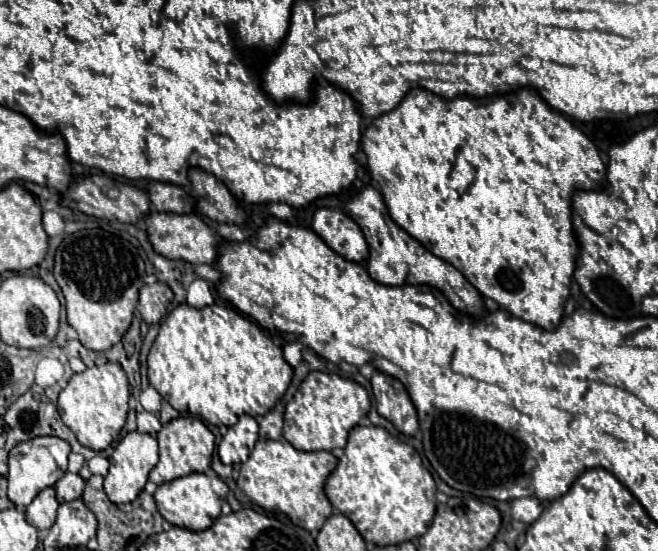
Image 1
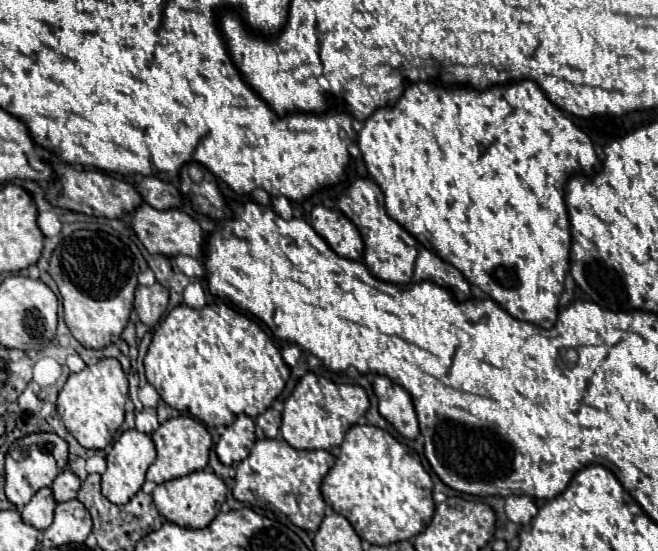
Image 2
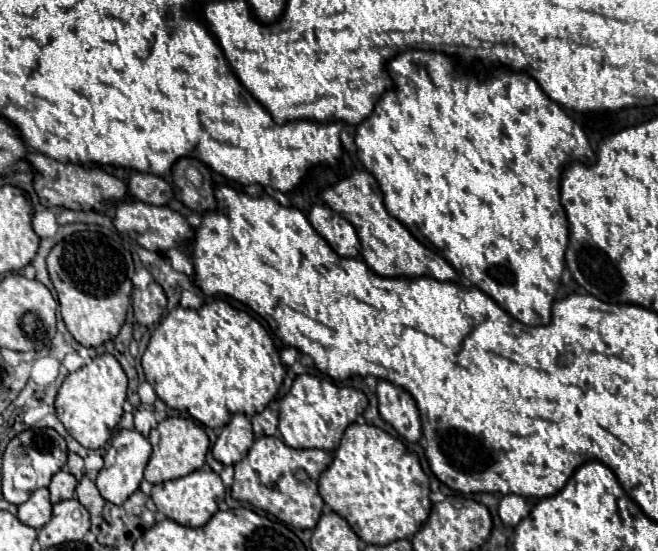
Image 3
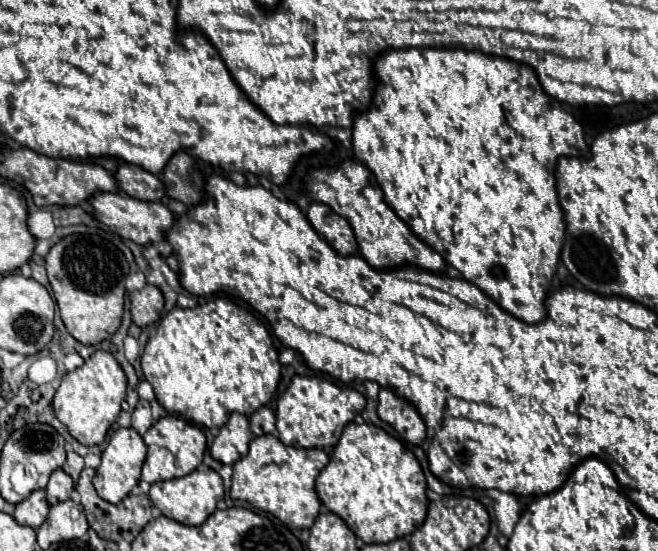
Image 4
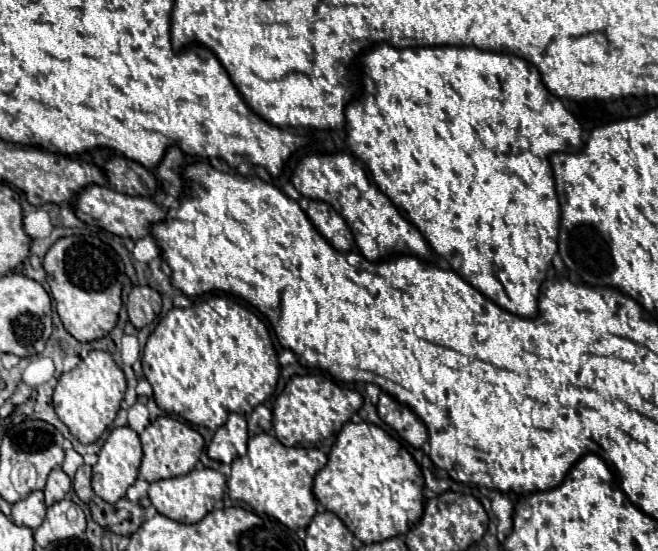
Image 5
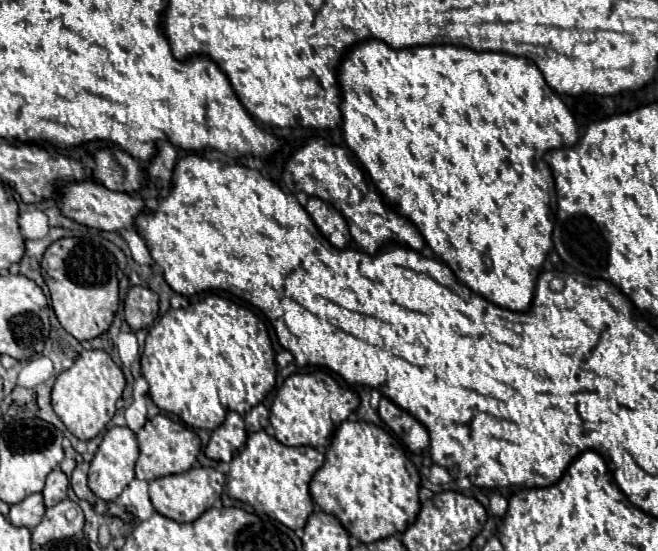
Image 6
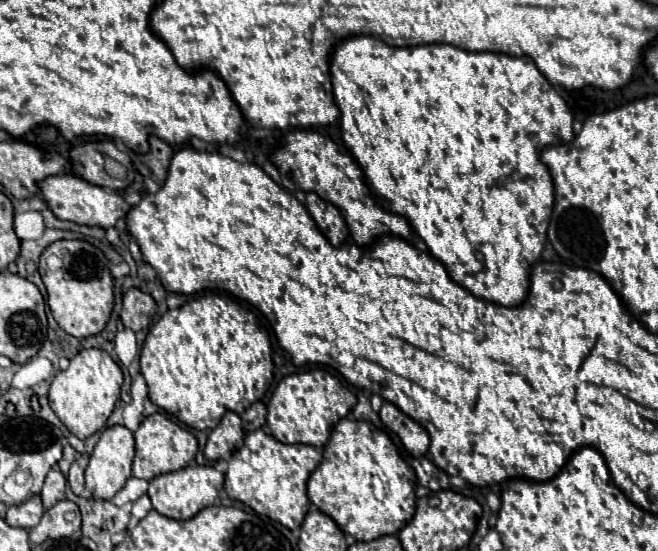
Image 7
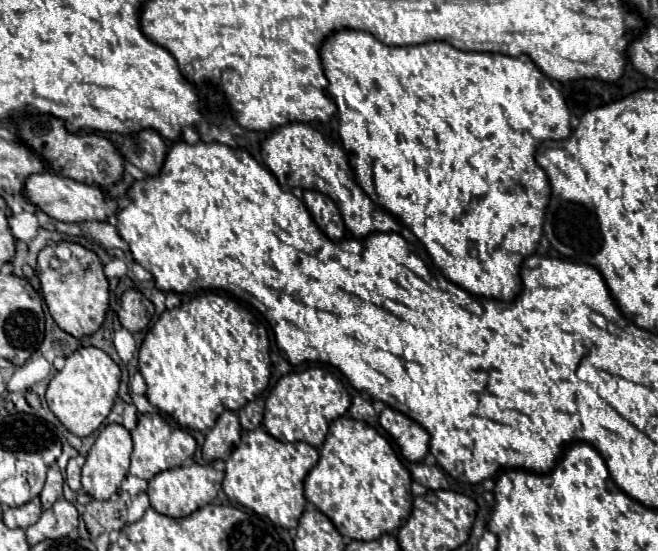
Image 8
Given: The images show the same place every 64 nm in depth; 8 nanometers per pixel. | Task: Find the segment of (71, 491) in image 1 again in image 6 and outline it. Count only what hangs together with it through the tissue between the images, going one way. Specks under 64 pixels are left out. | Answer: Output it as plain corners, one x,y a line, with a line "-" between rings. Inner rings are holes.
54,468
54,470
48,474
46,486
44,486
44,490
42,490
46,508
50,508
50,506
54,506
56,502
64,500
64,498
66,498
66,492
68,492
68,478
66,478
66,474
64,474
60,468

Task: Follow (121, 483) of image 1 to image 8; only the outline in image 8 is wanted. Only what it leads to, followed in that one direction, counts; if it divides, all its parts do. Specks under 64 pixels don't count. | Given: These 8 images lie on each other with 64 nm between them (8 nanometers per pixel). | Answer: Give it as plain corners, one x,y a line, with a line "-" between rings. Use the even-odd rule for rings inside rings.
108,424
98,434
96,442
92,444
86,462
82,466
82,488
86,494
90,494
96,500
108,500
116,490
120,488
120,482
128,474
130,466
130,454
132,454
132,438
130,432
120,424

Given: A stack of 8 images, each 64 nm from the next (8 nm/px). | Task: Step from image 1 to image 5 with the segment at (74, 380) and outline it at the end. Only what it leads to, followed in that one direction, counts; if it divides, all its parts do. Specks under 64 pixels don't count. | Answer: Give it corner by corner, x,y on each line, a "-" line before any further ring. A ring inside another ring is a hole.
90,350
88,356
82,358
74,370
64,372
58,378
58,384
54,388
54,408
72,436
76,436
82,444
92,444
114,422
124,398
124,390
126,378
112,356
104,350

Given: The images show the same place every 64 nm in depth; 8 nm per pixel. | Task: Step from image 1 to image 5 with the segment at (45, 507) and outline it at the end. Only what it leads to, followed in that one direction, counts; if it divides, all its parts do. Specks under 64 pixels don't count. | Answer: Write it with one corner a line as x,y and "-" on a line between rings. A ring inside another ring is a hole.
32,492
28,498
12,504
12,522
16,522
18,526
28,526
34,530
42,524
44,514
46,504
42,492

